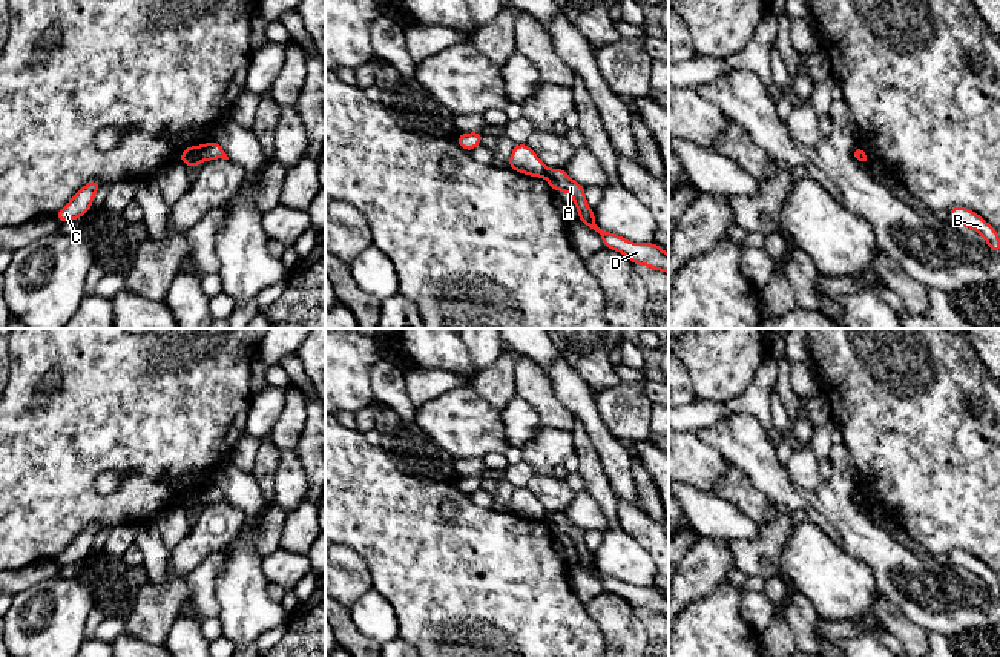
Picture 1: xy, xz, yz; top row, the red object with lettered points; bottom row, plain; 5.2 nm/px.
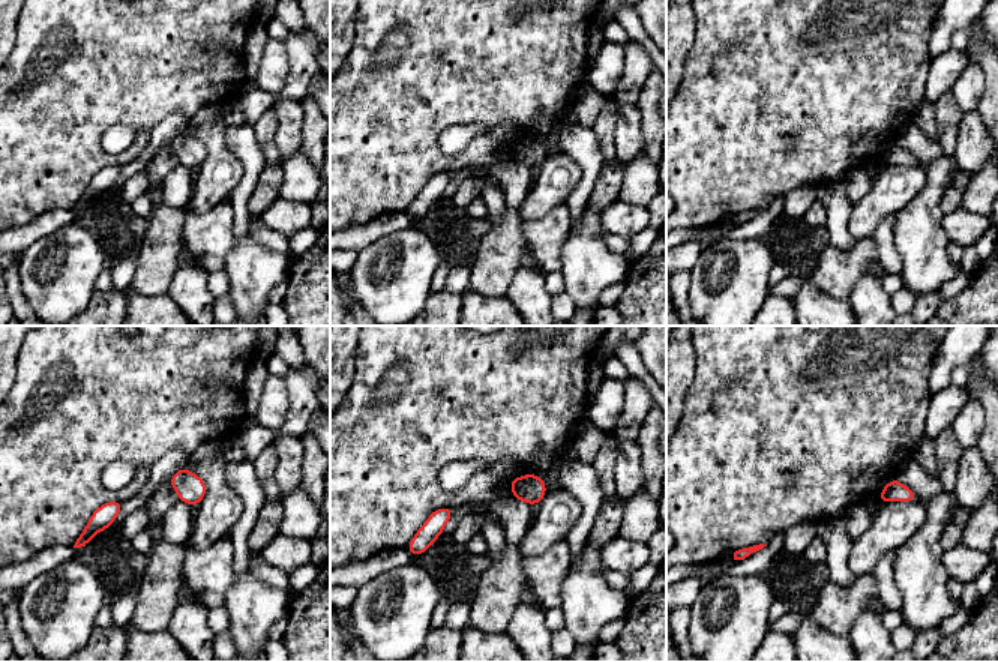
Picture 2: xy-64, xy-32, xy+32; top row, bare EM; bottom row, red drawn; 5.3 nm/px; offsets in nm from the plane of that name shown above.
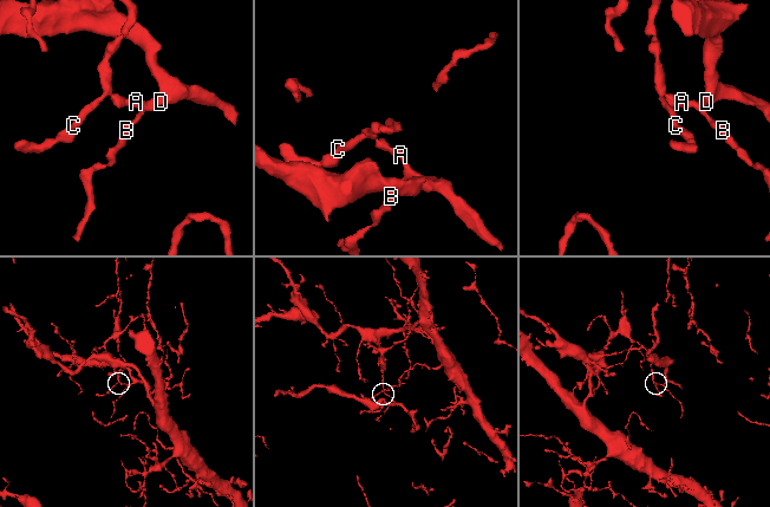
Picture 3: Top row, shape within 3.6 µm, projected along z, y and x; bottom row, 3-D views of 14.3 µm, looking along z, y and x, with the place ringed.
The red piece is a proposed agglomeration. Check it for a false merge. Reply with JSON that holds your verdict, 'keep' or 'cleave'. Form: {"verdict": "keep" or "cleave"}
{"verdict": "cleave"}

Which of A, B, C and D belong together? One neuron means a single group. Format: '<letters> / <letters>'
A B D / C

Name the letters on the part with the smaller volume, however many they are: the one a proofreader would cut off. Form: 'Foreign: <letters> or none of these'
Foreign: A, B, D

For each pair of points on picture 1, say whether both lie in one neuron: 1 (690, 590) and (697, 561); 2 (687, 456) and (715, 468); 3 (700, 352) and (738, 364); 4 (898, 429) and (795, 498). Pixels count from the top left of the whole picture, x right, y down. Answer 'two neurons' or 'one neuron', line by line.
1: one neuron
2: one neuron
3: one neuron
4: two neurons

